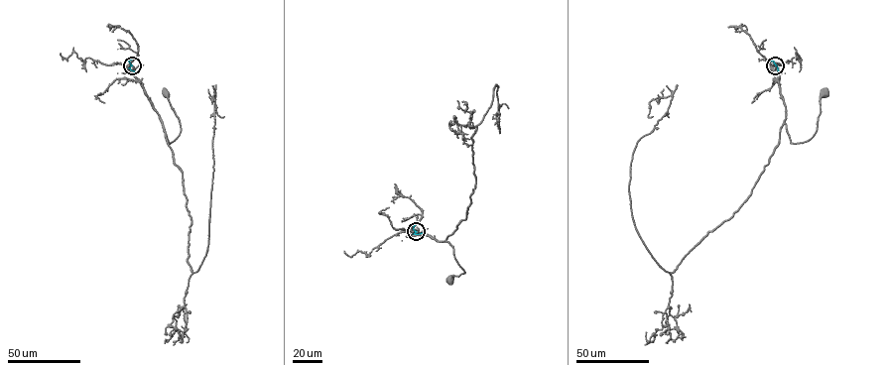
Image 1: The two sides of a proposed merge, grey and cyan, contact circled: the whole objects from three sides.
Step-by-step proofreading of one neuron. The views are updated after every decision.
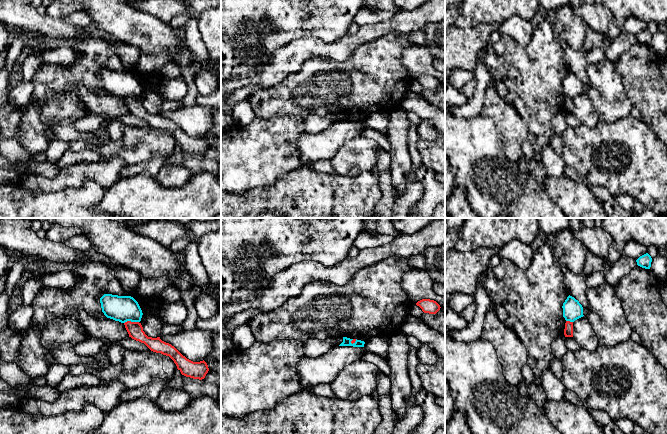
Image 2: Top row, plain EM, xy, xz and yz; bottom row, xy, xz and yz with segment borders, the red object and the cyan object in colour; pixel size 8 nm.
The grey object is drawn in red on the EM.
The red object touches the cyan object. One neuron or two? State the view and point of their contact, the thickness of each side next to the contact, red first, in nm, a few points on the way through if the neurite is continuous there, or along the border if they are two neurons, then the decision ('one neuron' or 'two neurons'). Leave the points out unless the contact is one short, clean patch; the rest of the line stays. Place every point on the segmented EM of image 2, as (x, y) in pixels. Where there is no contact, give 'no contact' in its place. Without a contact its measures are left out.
meets red in xy at (130, 321); 130 nm thick on the red side, 200 nm on the other; border along xy (138, 321), (126, 321), (124, 323); two neurons

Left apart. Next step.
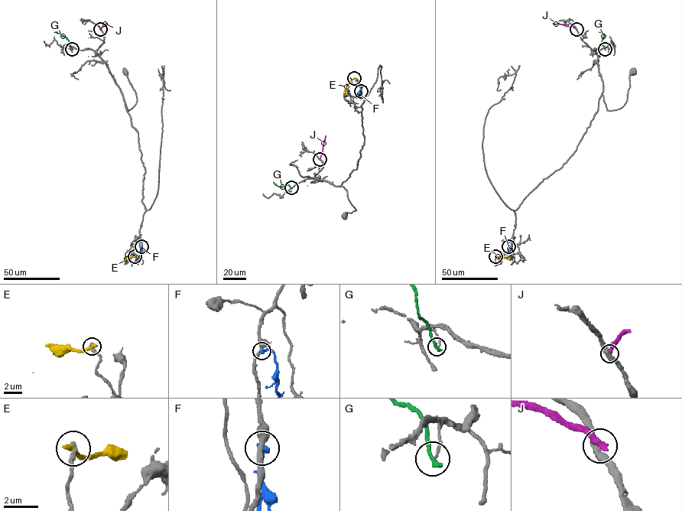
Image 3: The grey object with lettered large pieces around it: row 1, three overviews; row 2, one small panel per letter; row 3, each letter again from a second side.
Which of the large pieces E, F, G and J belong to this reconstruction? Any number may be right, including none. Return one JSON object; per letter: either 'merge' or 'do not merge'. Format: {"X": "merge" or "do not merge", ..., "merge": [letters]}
{"E": "do not merge", "F": "do not merge", "G": "do not merge", "J": "do not merge", "merge": []}

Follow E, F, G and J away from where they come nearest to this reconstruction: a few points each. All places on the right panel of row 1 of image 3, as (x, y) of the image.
E: (495, 256), (512, 258)
F: (508, 246), (511, 256)
G: (605, 49), (602, 41), (603, 34), (599, 32)
J: (576, 29), (553, 23)

